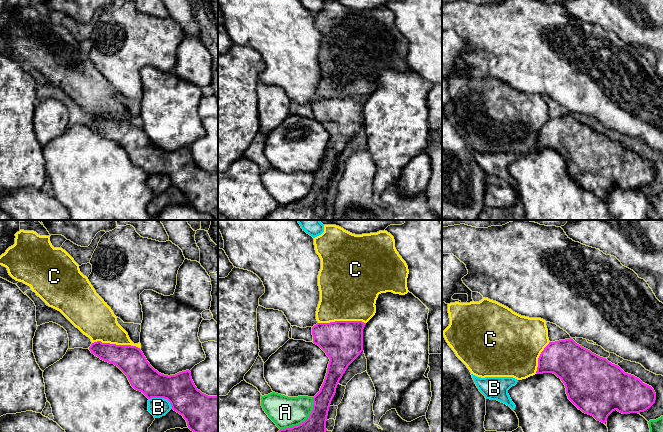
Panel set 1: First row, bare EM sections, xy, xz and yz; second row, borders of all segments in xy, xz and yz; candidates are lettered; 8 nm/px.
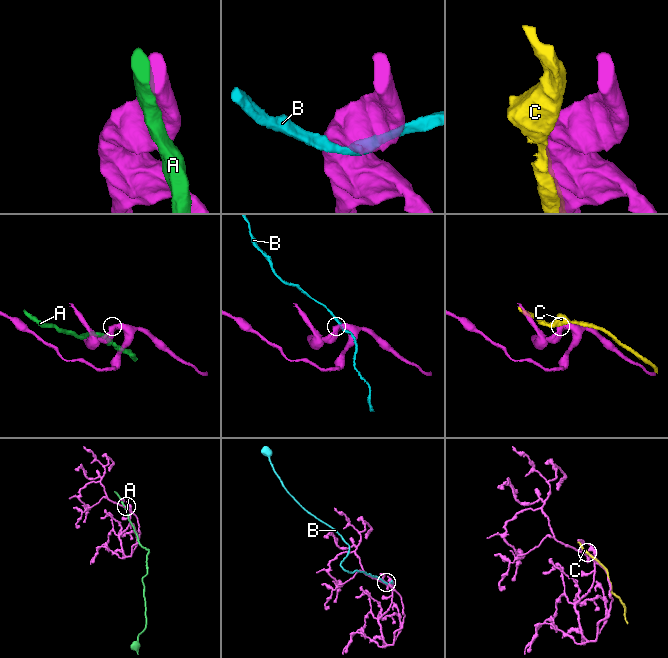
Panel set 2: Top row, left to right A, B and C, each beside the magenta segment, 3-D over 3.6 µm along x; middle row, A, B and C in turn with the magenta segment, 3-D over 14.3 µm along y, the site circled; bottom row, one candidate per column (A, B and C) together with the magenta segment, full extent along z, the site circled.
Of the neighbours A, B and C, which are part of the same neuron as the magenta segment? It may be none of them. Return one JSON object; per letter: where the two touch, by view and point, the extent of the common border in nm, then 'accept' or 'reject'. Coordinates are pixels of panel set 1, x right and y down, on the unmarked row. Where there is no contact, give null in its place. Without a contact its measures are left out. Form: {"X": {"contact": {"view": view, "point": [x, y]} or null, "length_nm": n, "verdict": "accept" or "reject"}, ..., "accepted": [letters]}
{"A": {"contact": {"view": "xz", "point": [304, 197]}, "length_nm": 380, "verdict": "reject"}, "B": {"contact": {"view": "xy", "point": [162, 173]}, "length_nm": 200, "verdict": "reject"}, "C": {"contact": {"view": "xy", "point": [115, 120]}, "length_nm": 380, "verdict": "accept"}, "accepted": ["C"]}

